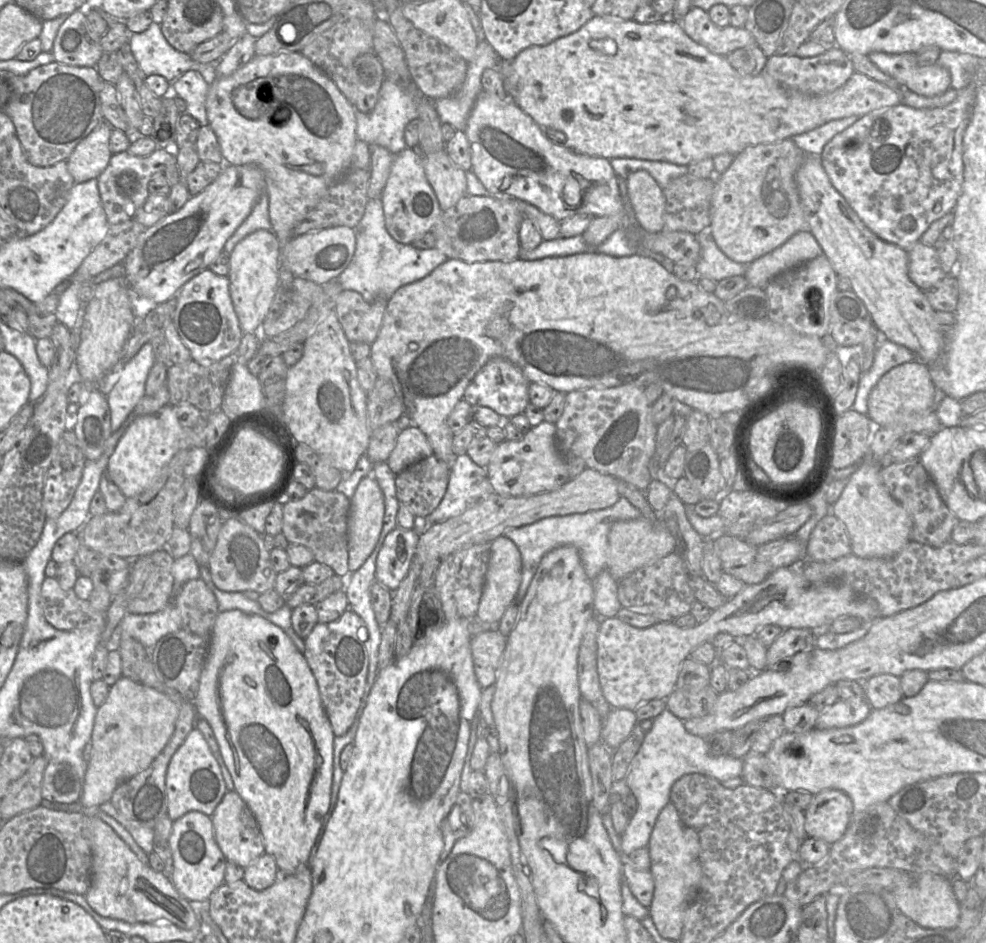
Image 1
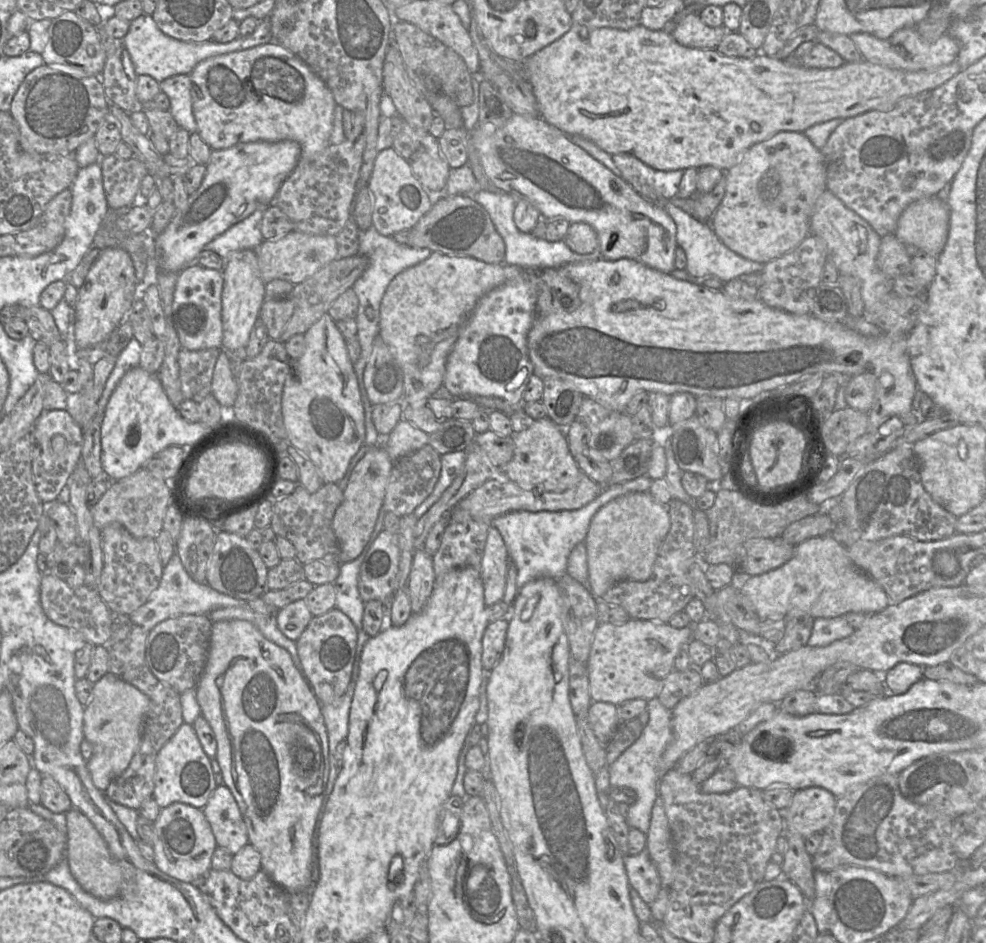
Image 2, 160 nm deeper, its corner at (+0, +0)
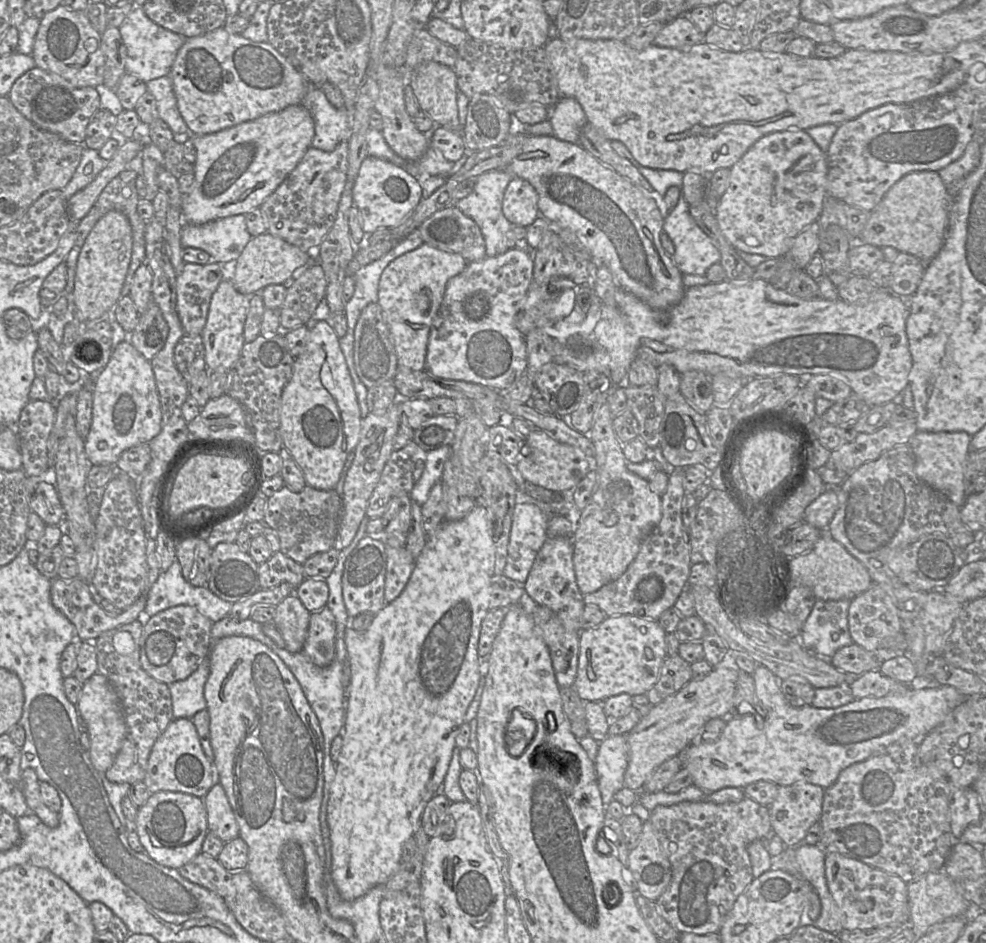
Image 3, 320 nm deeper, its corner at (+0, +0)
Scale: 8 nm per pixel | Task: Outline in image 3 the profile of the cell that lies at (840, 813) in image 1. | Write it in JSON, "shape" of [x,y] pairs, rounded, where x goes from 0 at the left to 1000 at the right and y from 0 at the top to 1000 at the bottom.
{"shape":[[[818,829],[789,834],[787,846],[779,857],[783,883],[792,889],[796,899],[813,894],[819,879],[832,871],[836,839]]]}

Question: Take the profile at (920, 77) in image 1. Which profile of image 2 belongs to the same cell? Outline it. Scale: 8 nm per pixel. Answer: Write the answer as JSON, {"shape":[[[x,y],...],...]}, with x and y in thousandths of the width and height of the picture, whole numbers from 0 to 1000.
{"shape":[[[919,29],[909,33],[901,41],[891,41],[880,35],[862,37],[876,64],[897,71],[918,75],[945,74],[970,65],[973,55],[972,45],[960,35],[947,45],[940,43],[929,29]]]}

